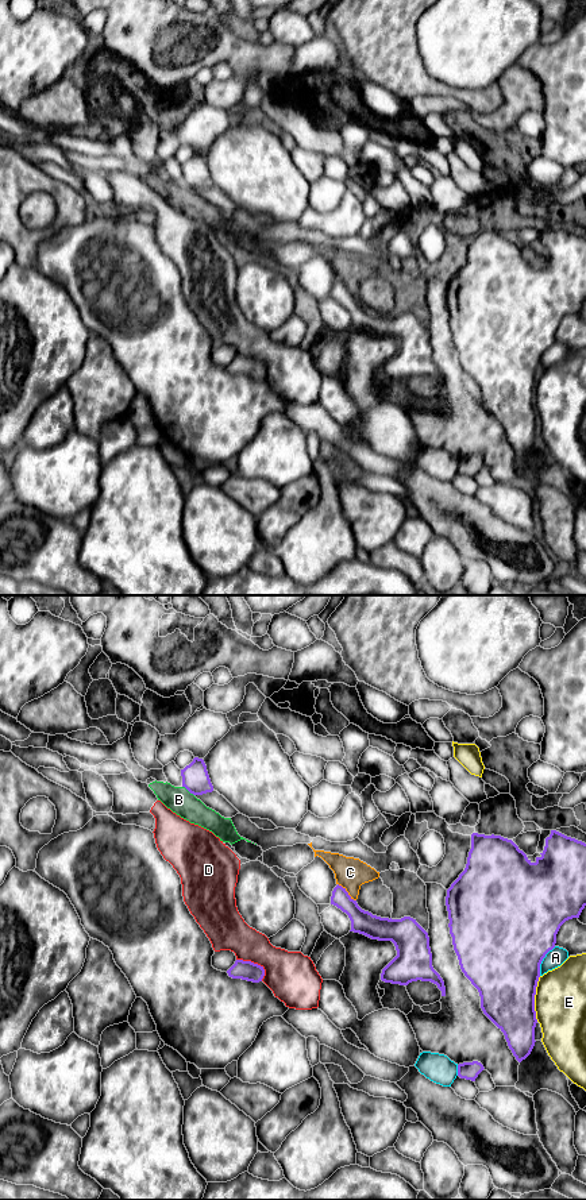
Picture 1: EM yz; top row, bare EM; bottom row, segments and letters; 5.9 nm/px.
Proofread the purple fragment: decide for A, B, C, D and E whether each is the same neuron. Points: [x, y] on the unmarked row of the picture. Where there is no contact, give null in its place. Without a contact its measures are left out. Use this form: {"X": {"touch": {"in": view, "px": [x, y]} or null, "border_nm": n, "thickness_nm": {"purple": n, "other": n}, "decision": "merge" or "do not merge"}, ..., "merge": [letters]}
{"A": {"touch": {"in": "yz", "px": [542, 355]}, "border_nm": 200, "thickness_nm": {"purple": 500, "other": 110}, "decision": "do not merge"}, "B": {"touch": {"in": "yz", "px": [188, 185]}, "border_nm": 90, "thickness_nm": {"purple": 160, "other": 160}, "decision": "do not merge"}, "C": {"touch": {"in": "yz", "px": [347, 288]}, "border_nm": 160, "thickness_nm": {"purple": 140, "other": 180}, "decision": "do not merge"}, "D": {"touch": {"in": "yz", "px": [255, 359]}, "border_nm": 200, "thickness_nm": {"purple": 120, "other": 300}, "decision": "do not merge"}, "E": {"touch": {"in": "yz", "px": [534, 394]}, "border_nm": 280, "thickness_nm": {"purple": 420, "other": 300}, "decision": "do not merge"}, "merge": []}

